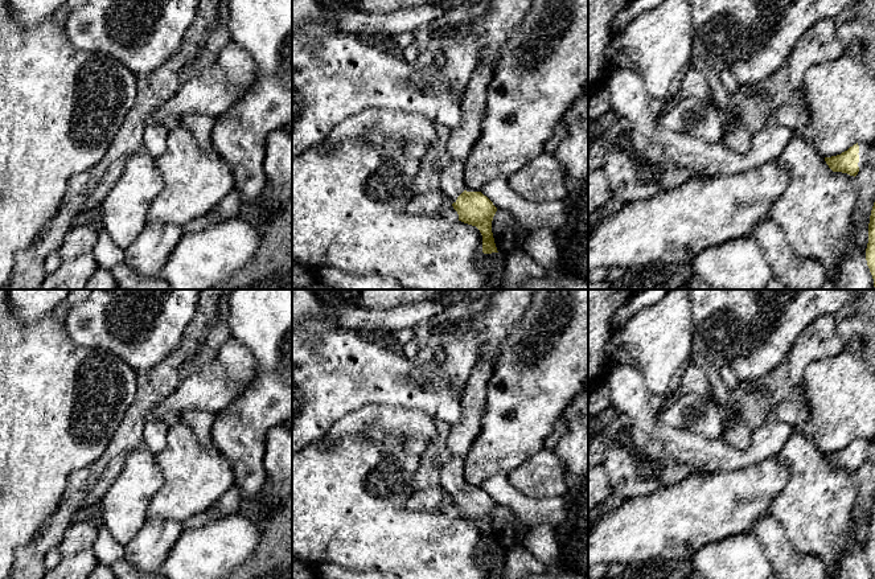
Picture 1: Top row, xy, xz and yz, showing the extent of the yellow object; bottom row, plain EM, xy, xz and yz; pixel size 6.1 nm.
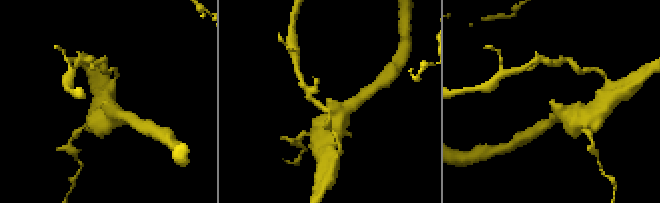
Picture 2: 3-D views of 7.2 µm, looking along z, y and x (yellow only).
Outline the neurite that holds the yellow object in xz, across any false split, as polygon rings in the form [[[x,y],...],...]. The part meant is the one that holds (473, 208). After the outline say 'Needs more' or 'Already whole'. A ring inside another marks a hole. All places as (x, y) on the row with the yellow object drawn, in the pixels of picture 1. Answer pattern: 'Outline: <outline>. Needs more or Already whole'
Outline: [[[452,159],[440,173],[439,189],[449,198],[459,214],[459,221],[476,226],[480,230],[482,252],[498,252],[492,233],[492,221],[497,208],[481,192],[465,190],[464,164]]]. Needs more

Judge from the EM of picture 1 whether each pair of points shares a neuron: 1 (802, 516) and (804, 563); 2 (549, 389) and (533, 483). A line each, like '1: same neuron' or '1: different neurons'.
1: different neurons
2: different neurons

